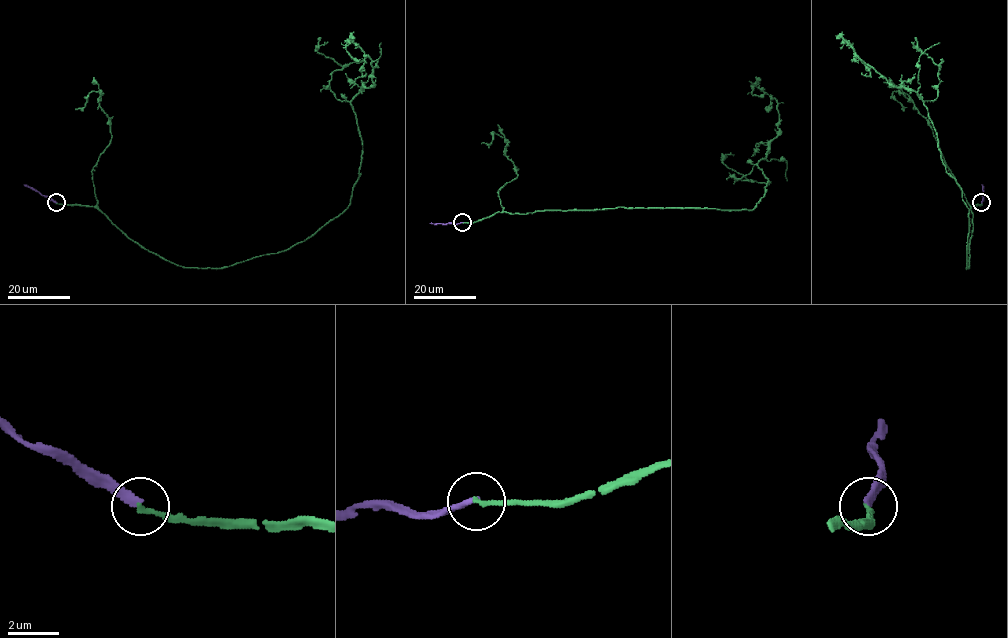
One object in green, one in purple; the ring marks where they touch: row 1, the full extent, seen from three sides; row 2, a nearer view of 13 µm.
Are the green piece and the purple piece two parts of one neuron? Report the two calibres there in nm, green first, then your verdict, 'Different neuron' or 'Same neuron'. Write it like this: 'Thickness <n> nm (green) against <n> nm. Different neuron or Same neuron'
Thickness 180 nm (green) against 260 nm. Different neuron

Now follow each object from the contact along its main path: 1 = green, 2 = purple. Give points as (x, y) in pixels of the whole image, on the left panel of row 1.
1: (56, 203), (96, 207), (185, 267), (286, 251), (351, 199), (351, 101), (373, 67), (349, 40), (360, 59)
2: (56, 203), (23, 185)

